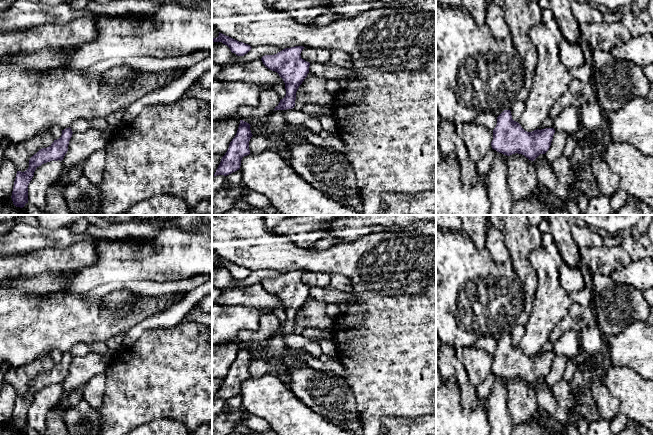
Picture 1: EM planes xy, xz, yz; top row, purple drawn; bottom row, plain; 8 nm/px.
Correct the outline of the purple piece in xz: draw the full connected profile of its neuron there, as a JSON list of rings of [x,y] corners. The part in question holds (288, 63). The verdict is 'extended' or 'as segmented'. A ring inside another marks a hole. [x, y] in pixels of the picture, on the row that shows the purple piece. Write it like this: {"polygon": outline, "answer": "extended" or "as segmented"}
{"polygon": [[[303,46],[285,48],[277,54],[261,58],[265,67],[277,72],[285,83],[286,95],[274,111],[292,109],[295,106],[296,92],[309,73],[310,63],[300,55],[304,48]]], "answer": "as segmented"}

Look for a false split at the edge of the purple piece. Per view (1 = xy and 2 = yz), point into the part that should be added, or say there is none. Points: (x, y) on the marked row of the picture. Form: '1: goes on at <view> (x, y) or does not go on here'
1: does not go on here
2: does not go on here

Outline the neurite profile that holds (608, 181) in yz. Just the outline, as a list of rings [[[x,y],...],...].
[[[592,157],[592,174],[601,188],[601,194],[611,198],[619,190],[619,177],[608,166],[605,159]]]

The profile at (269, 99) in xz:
[[[272,88],[264,90],[259,96],[259,104],[257,107],[242,107],[237,112],[237,118],[243,120],[250,125],[257,124],[259,121],[266,119],[272,113],[280,102],[280,97]]]

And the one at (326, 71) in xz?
[[[312,62],[309,66],[310,75],[319,76],[326,80],[350,79],[354,77],[354,73],[351,69],[342,68],[340,66],[330,66],[327,63],[322,64],[319,62]]]

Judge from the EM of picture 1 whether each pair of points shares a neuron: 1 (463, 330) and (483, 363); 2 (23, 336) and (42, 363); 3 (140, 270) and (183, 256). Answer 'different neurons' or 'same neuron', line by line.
1: different neurons
2: different neurons
3: same neuron

